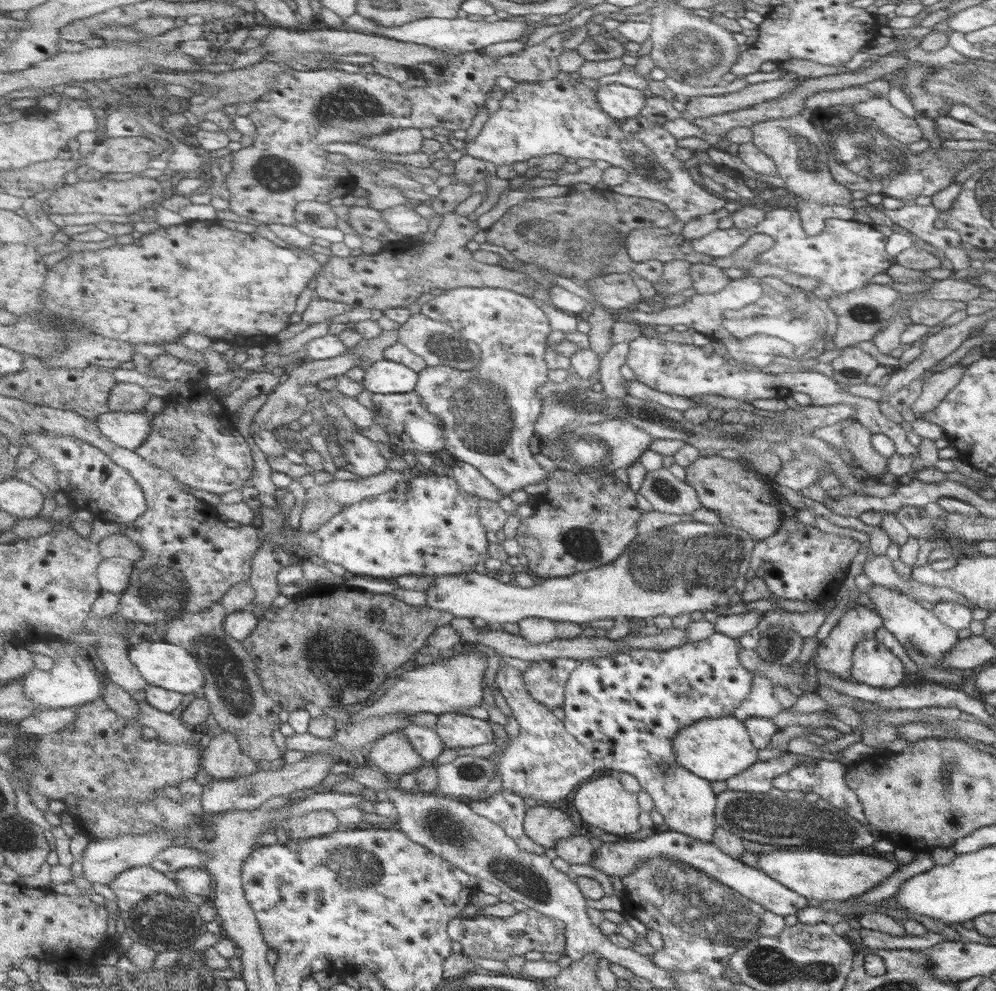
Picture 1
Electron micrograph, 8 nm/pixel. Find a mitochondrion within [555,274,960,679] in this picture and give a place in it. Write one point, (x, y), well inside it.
(705, 566)

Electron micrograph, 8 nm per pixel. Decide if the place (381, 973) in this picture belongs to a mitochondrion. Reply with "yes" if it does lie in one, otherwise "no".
no

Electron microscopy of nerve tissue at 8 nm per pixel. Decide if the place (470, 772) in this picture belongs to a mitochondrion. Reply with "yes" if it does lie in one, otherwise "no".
yes

